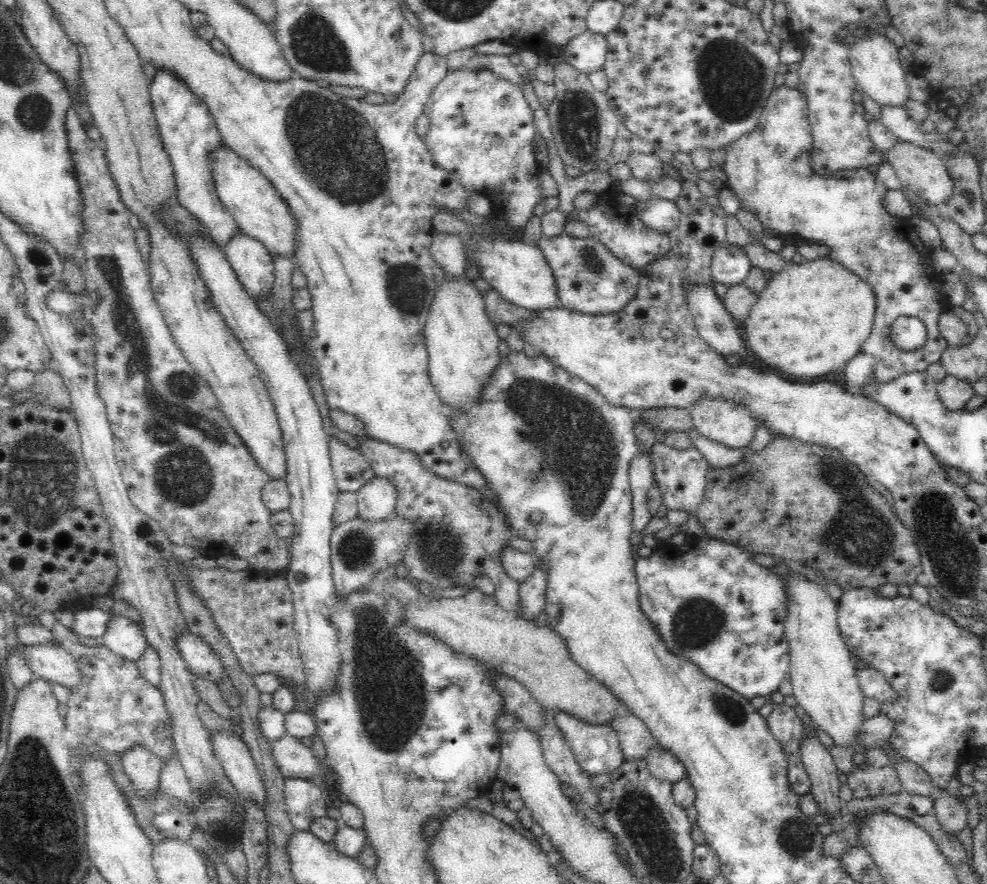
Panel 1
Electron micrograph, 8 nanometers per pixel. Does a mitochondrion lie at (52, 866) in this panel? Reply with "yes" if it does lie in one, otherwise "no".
yes

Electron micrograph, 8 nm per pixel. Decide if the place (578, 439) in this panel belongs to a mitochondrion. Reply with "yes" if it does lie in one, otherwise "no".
yes

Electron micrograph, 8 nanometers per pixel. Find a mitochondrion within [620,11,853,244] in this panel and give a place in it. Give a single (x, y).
(733, 87)

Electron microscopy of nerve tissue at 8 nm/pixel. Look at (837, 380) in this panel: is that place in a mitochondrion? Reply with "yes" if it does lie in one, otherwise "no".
no

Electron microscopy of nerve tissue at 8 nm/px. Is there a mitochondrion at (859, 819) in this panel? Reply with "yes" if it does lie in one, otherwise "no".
no

